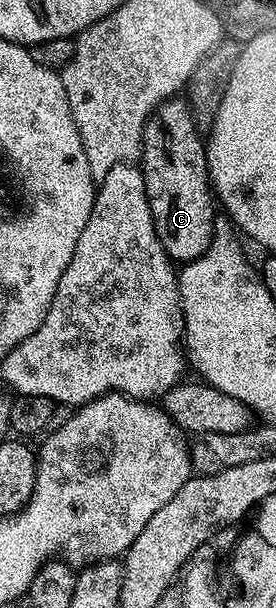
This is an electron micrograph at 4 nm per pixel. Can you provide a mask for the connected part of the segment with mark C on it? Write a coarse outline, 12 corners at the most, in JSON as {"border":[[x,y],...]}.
{"border":[[184,98],[145,123],[155,233],[181,265],[215,238],[215,195]]}

